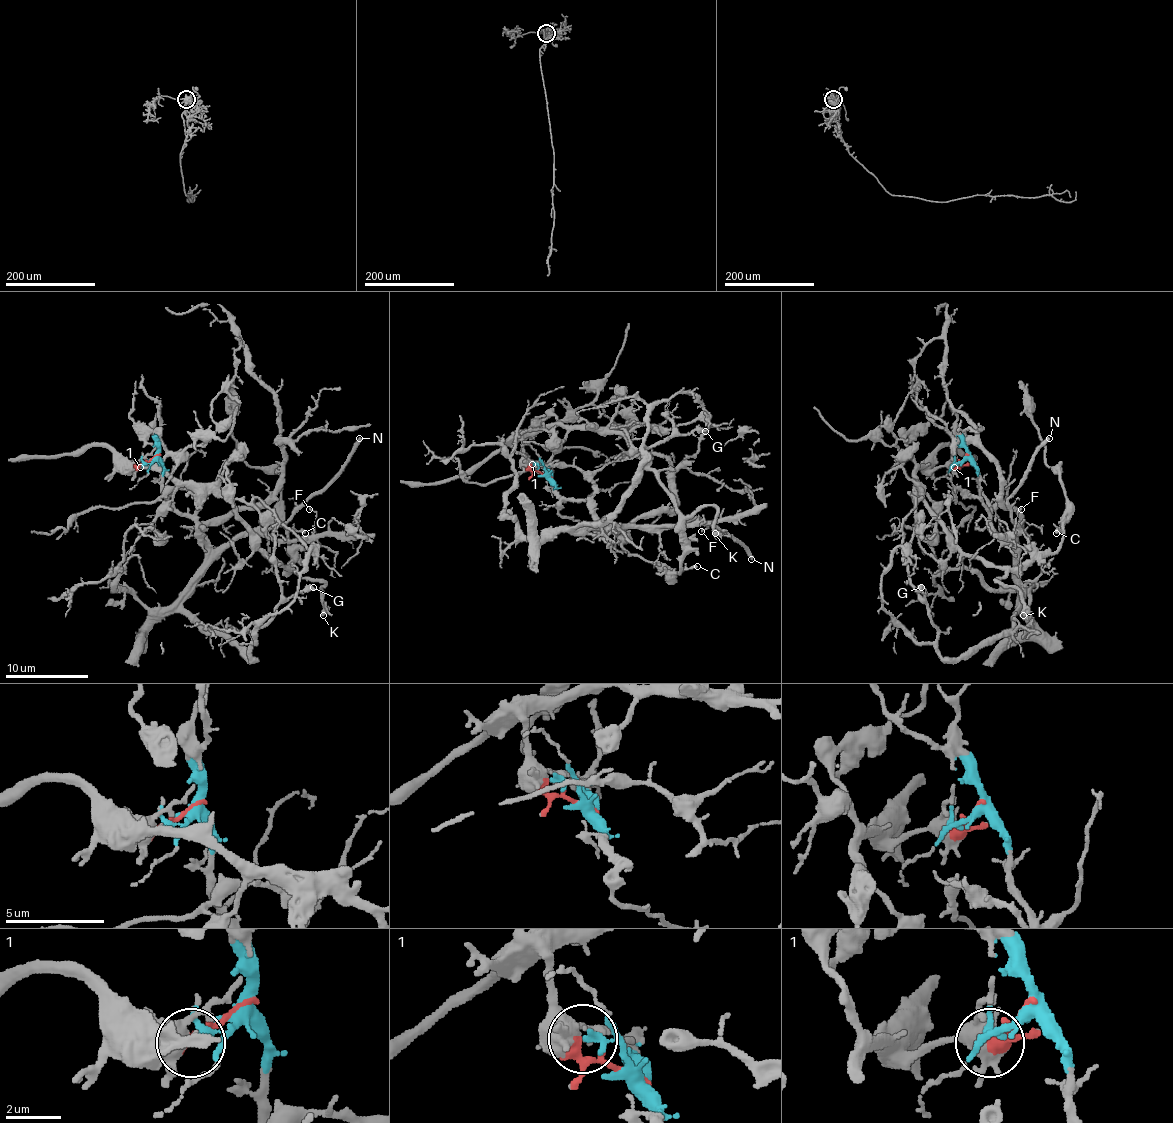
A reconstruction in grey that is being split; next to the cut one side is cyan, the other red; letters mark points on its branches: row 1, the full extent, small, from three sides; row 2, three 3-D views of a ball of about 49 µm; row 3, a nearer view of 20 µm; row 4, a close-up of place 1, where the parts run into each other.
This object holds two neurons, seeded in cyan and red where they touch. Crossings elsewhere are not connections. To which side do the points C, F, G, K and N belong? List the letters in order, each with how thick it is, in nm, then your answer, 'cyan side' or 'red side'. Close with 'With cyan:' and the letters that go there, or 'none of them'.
C: 280 nm | red side
F: 130 nm | cyan side
G: 480 nm | cyan side
K: 420 nm | red side
N: 360 nm | cyan side
With cyan: F, G, N

